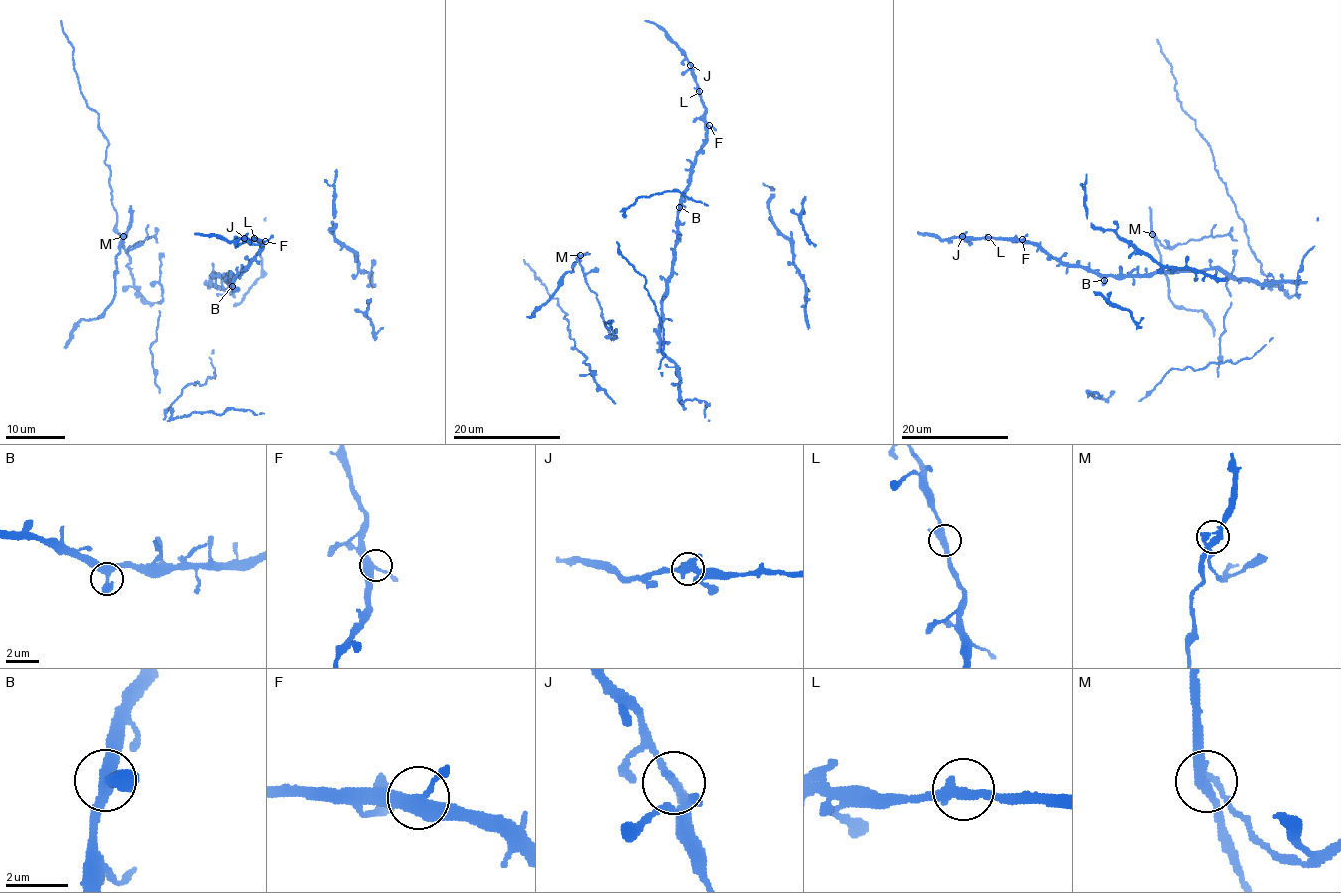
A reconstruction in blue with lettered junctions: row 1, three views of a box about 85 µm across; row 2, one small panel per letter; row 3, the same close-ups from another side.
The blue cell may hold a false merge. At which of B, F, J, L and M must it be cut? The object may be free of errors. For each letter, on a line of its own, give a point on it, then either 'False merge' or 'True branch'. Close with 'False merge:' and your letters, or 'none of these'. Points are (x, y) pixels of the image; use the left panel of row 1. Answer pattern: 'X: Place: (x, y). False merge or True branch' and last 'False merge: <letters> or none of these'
B: Place: (232, 286). True branch
F: Place: (265, 241). True branch
J: Place: (244, 238). True branch
L: Place: (254, 238). True branch
M: Place: (123, 236). False merge
False merge: M

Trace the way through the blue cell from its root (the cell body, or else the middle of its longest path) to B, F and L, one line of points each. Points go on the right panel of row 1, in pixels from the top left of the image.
B: (1206, 269), (1108, 276), (1104, 280)
F: (1206, 269), (1104, 276), (1081, 266), (1063, 265), (1022, 239)
L: (1206, 269), (1104, 276), (1081, 266), (1063, 265), (1035, 245), (988, 237)

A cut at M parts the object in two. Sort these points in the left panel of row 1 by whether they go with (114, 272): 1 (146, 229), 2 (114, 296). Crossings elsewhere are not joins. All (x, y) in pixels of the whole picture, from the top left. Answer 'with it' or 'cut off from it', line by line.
1: cut off from it
2: with it

